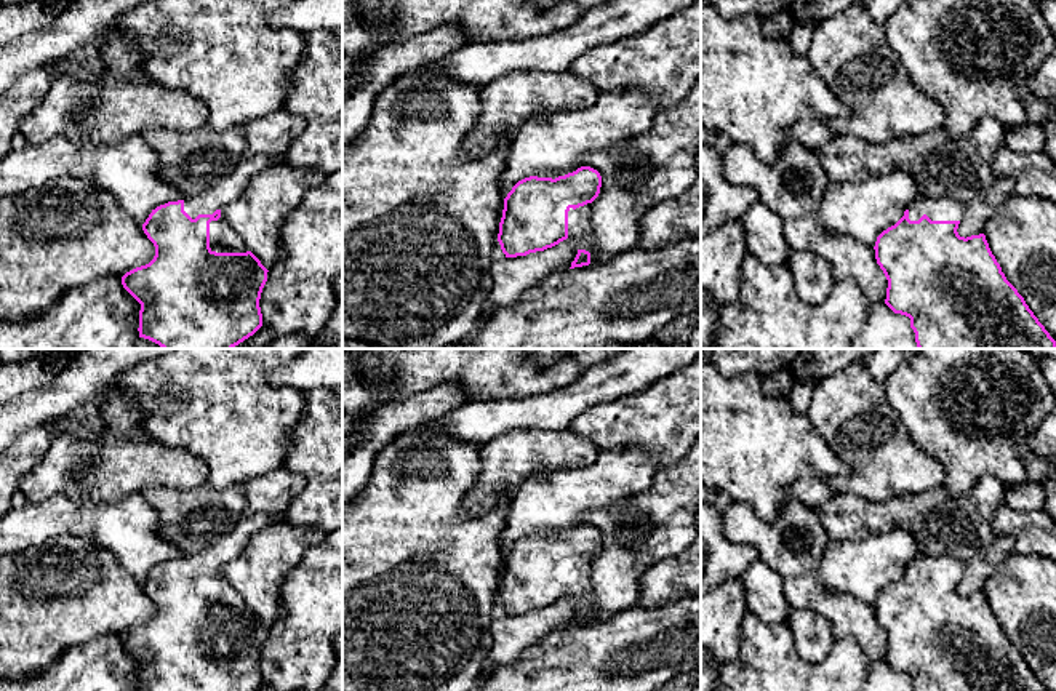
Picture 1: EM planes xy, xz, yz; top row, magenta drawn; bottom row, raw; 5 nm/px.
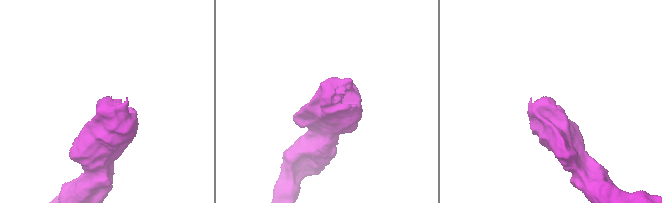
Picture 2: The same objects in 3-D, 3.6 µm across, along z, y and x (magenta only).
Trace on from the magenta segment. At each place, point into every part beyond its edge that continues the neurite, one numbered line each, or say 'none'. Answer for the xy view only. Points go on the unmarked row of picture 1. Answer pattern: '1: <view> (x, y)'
1: xy (231, 546)
2: xy (223, 597)

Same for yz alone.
1: yz (946, 567)

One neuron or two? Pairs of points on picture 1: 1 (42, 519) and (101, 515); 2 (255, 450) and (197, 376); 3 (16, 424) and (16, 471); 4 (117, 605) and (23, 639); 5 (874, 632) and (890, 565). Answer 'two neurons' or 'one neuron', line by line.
1: one neuron
2: one neuron
3: two neurons
4: one neuron
5: two neurons

